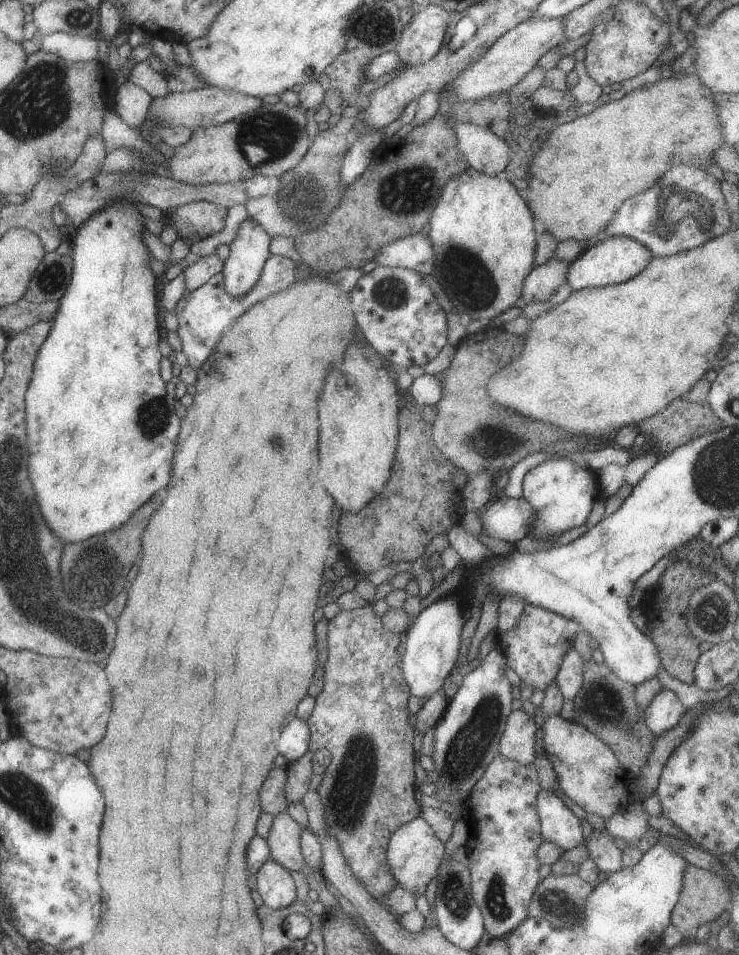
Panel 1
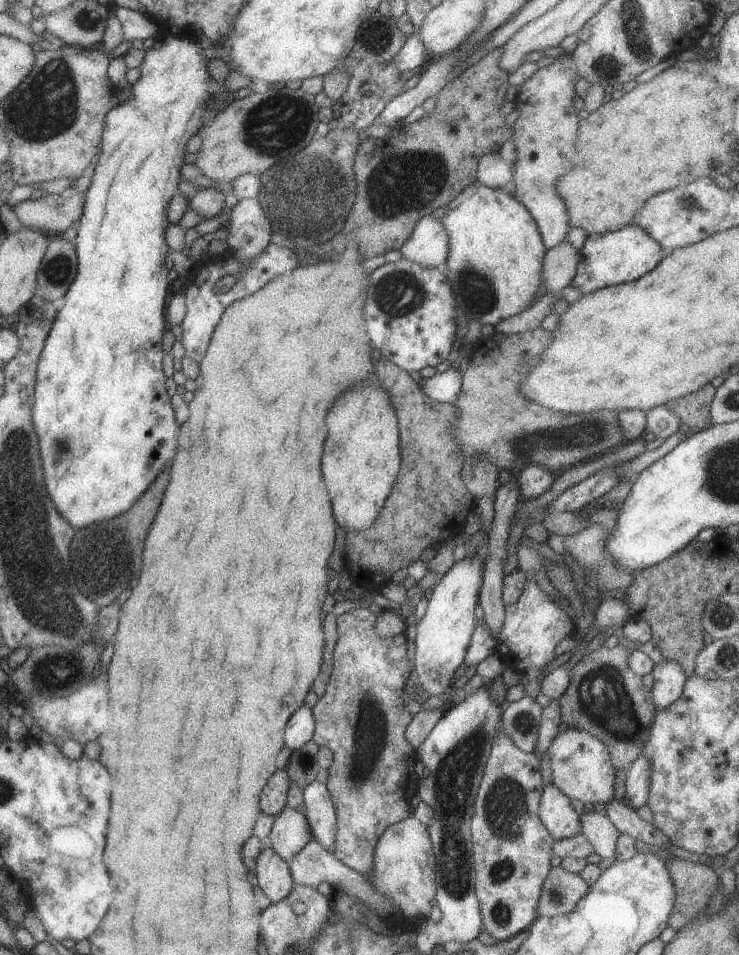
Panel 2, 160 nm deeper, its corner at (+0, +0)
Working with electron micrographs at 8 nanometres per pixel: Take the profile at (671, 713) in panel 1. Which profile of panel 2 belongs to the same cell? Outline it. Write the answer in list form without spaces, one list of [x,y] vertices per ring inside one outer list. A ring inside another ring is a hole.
[[[665,658],[654,664],[650,673],[653,677],[652,699],[656,708],[661,710],[681,694],[686,676],[677,661]]]

